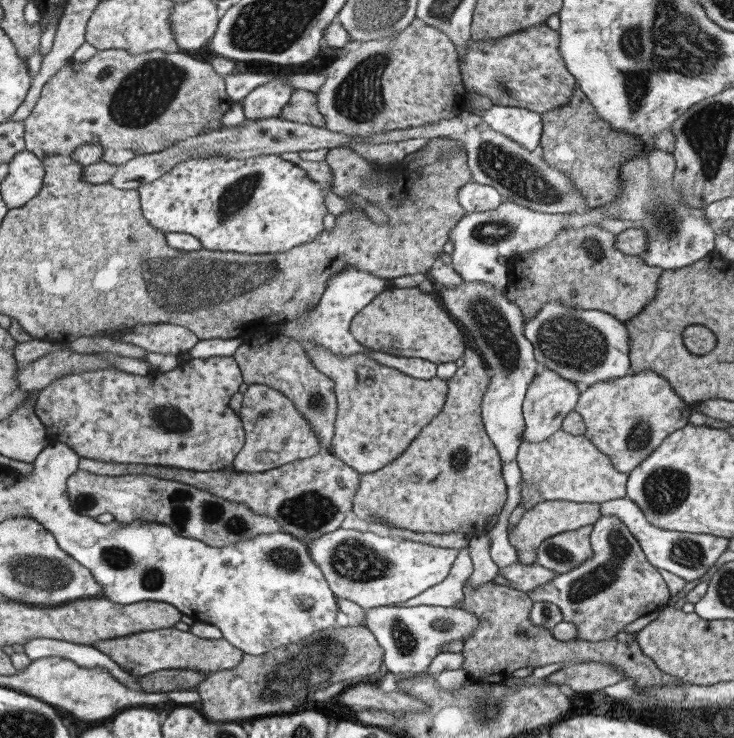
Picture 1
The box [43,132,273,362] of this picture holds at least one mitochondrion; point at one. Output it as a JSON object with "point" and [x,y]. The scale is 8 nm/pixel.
{"point":[236,195]}

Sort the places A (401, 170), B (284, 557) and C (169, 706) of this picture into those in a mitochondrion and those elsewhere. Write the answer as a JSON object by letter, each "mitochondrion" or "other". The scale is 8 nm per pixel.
{"A":"other","B":"mitochondrion","C":"other"}

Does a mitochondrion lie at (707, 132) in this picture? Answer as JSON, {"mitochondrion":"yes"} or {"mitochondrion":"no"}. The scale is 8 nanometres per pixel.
{"mitochondrion":"yes"}

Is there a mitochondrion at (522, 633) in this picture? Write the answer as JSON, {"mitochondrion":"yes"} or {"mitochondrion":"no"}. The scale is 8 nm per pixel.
{"mitochondrion":"yes"}

